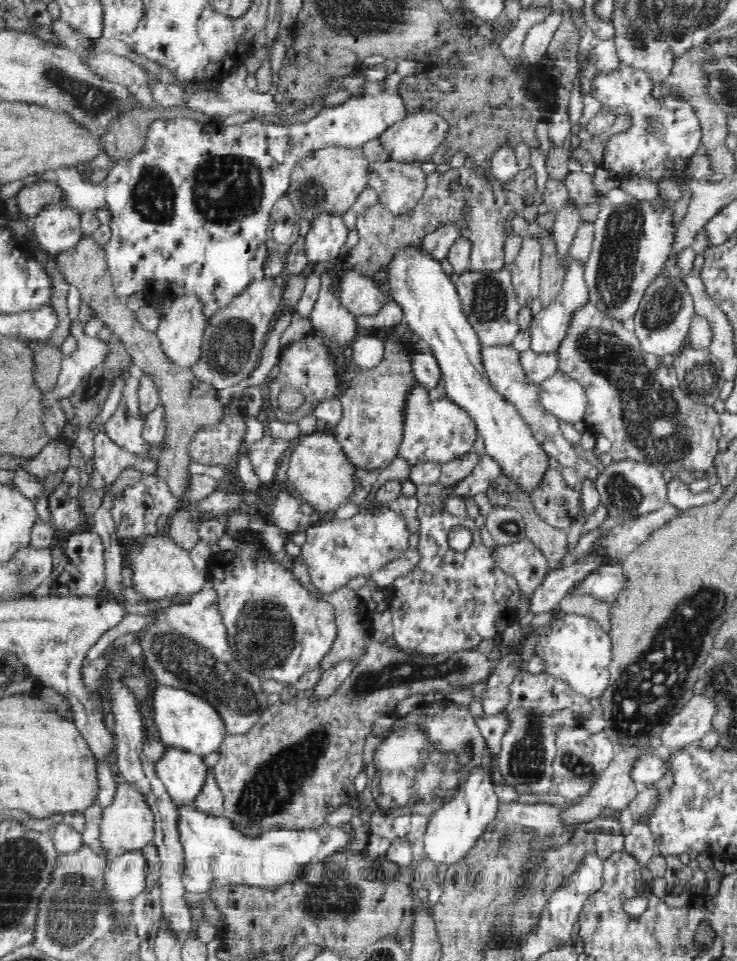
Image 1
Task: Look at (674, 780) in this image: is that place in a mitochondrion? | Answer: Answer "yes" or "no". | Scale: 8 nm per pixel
no

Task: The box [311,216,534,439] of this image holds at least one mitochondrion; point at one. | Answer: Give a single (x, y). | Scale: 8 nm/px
(493, 297)

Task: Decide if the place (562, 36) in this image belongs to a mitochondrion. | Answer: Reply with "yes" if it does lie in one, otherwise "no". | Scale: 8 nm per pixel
no

